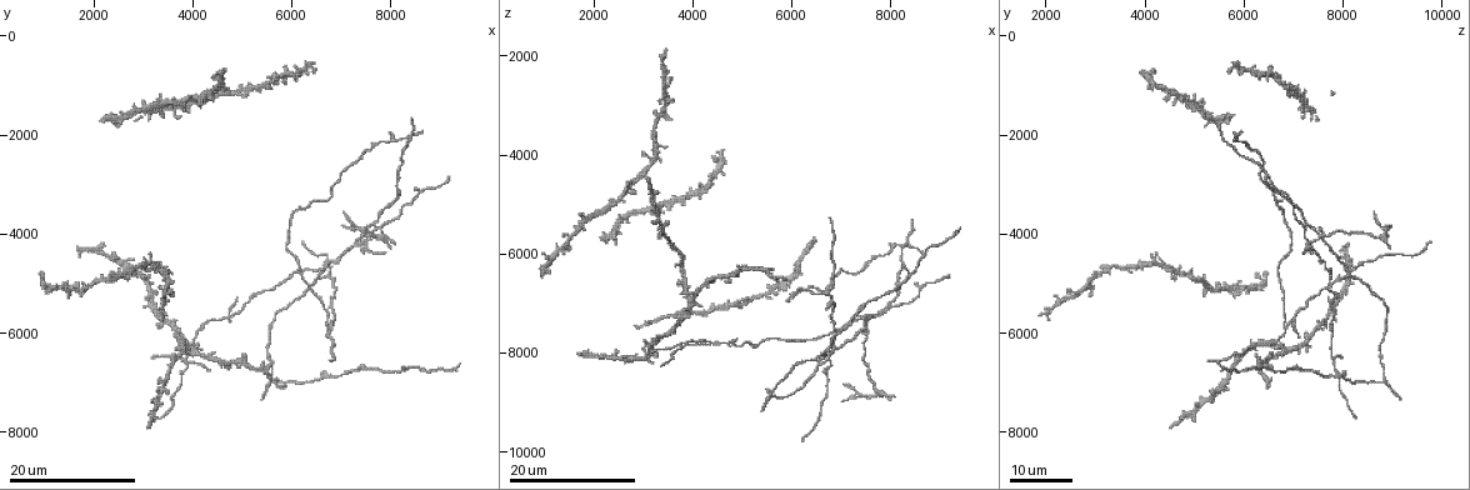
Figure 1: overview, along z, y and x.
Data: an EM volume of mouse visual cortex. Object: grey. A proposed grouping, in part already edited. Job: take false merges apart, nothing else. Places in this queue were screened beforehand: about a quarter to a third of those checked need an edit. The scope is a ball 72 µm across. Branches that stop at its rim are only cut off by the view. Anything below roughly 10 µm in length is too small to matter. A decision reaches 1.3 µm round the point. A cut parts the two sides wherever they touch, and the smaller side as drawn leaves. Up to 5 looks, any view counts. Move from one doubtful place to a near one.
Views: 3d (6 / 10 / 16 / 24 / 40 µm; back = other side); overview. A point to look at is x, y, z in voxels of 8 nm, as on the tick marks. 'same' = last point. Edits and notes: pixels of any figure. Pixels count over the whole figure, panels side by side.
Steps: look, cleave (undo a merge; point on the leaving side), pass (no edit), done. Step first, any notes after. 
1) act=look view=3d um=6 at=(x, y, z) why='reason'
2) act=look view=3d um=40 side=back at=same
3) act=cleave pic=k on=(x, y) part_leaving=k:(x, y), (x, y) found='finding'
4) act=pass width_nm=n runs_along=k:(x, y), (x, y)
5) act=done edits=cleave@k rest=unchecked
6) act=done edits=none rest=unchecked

act=look view=3d um=24 at=(7650, 3850, 7250) why='four-way junction'

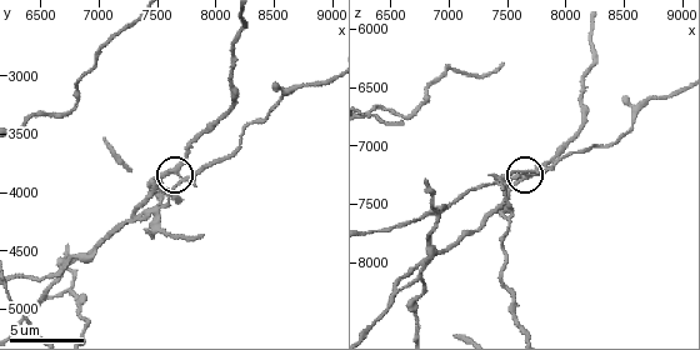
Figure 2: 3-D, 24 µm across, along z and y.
act=look view=3d um=6 at=same

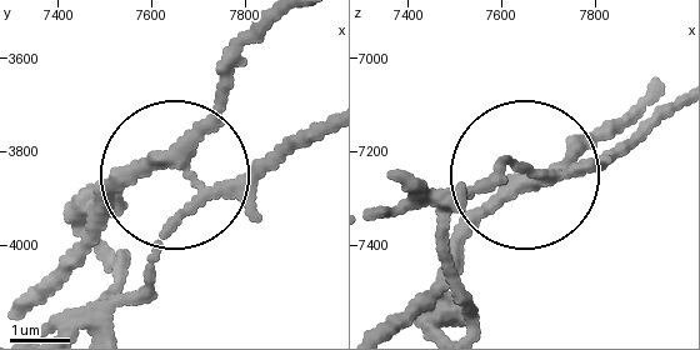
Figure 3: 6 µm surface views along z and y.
act=cleave pic=3 on=(149, 265) arms=4 part_leaving=3:(200, 199), (130, 299), (41, 324) found='a second cell is stuck on'

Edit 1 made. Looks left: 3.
act=look view=overview

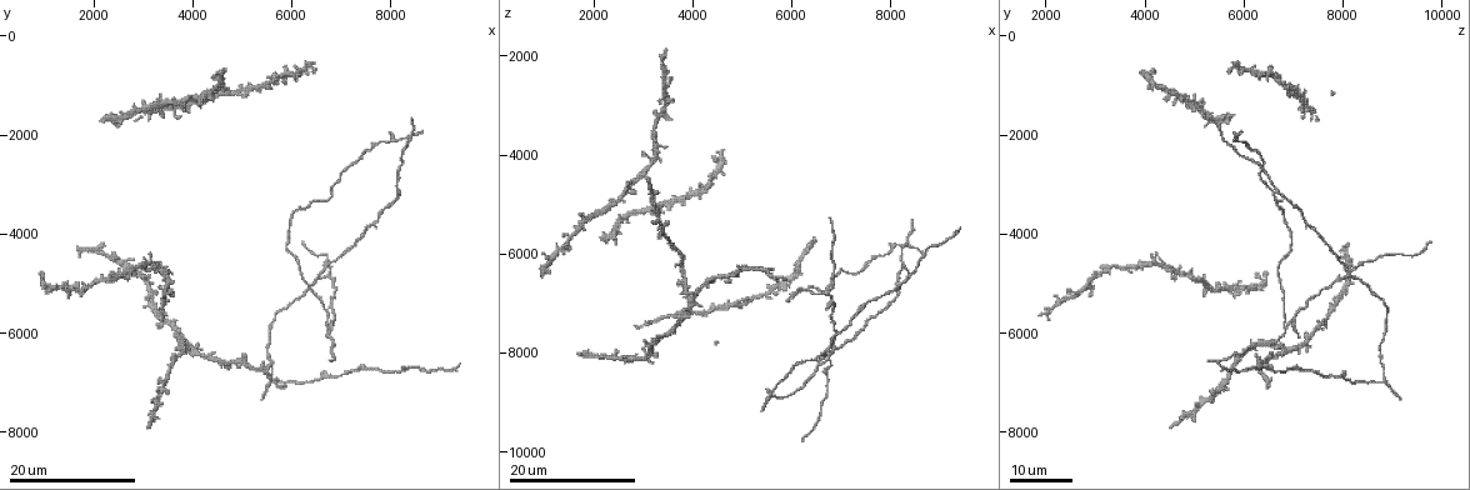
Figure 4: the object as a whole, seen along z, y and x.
act=look view=3d um=24 at=(6500, 4900, 8250) why='two arms in line, one across'

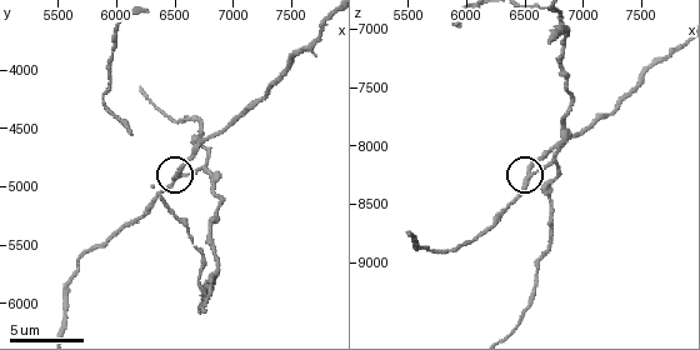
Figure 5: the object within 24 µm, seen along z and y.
act=look view=3d um=10 at=(6520, 4880, 8220)

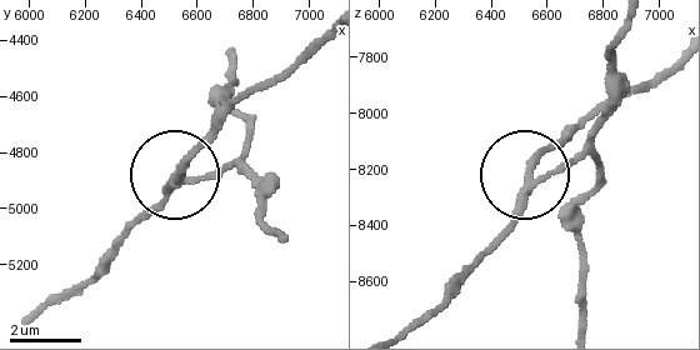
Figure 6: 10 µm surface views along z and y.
act=cleave pic=6 on=(220, 178) width_nm=210 part_leaving=6:(531, 189), (594, 129), (626, 21) found='a second cell is stuck on'

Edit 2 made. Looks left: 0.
act=done edits=cleave@3,cleave@6 rest=unchecked

